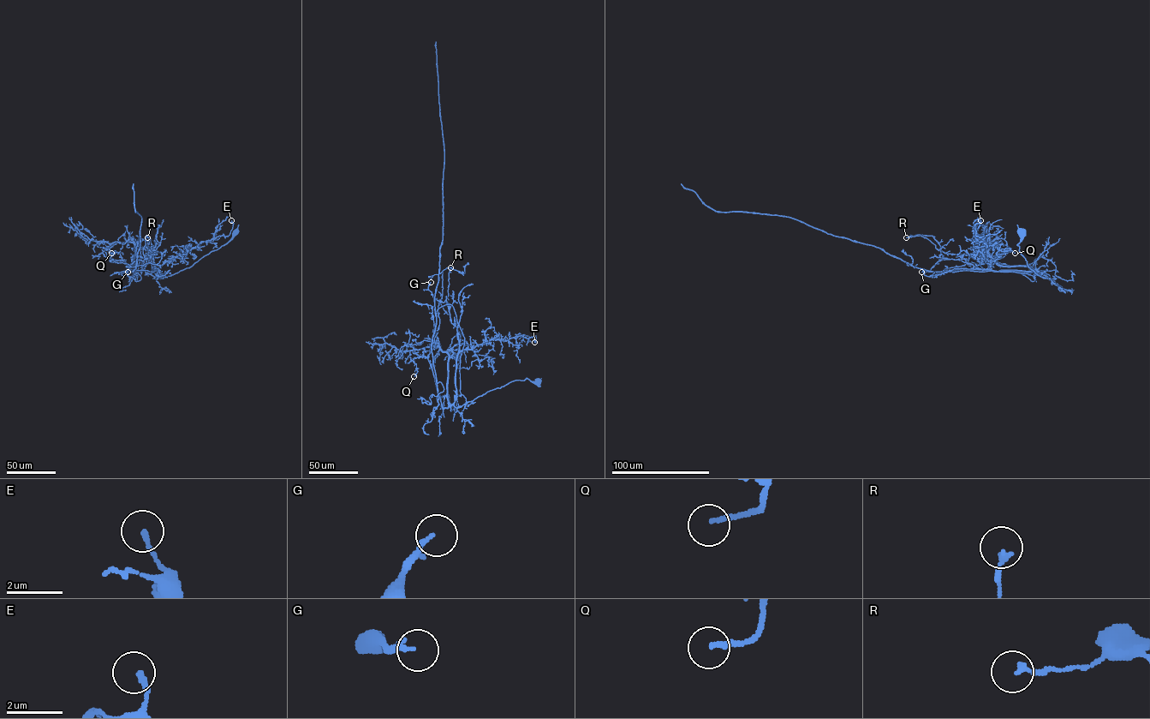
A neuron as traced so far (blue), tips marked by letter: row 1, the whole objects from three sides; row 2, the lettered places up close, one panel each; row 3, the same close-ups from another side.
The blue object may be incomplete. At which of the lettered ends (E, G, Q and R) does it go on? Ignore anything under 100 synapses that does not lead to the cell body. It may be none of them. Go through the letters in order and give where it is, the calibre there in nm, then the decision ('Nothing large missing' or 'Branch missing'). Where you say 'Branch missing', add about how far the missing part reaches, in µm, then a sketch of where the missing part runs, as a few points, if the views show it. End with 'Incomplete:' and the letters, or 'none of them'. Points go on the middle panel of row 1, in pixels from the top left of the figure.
E: Place: (534, 342). Thickness 170 nm. Nothing large missing
G: Place: (431, 282). Thickness 140 nm. Nothing large missing
Q: Place: (414, 376). Thickness 170 nm. Nothing large missing
R: Place: (450, 267). Thickness 200 nm. Nothing large missing
Incomplete: none of them

